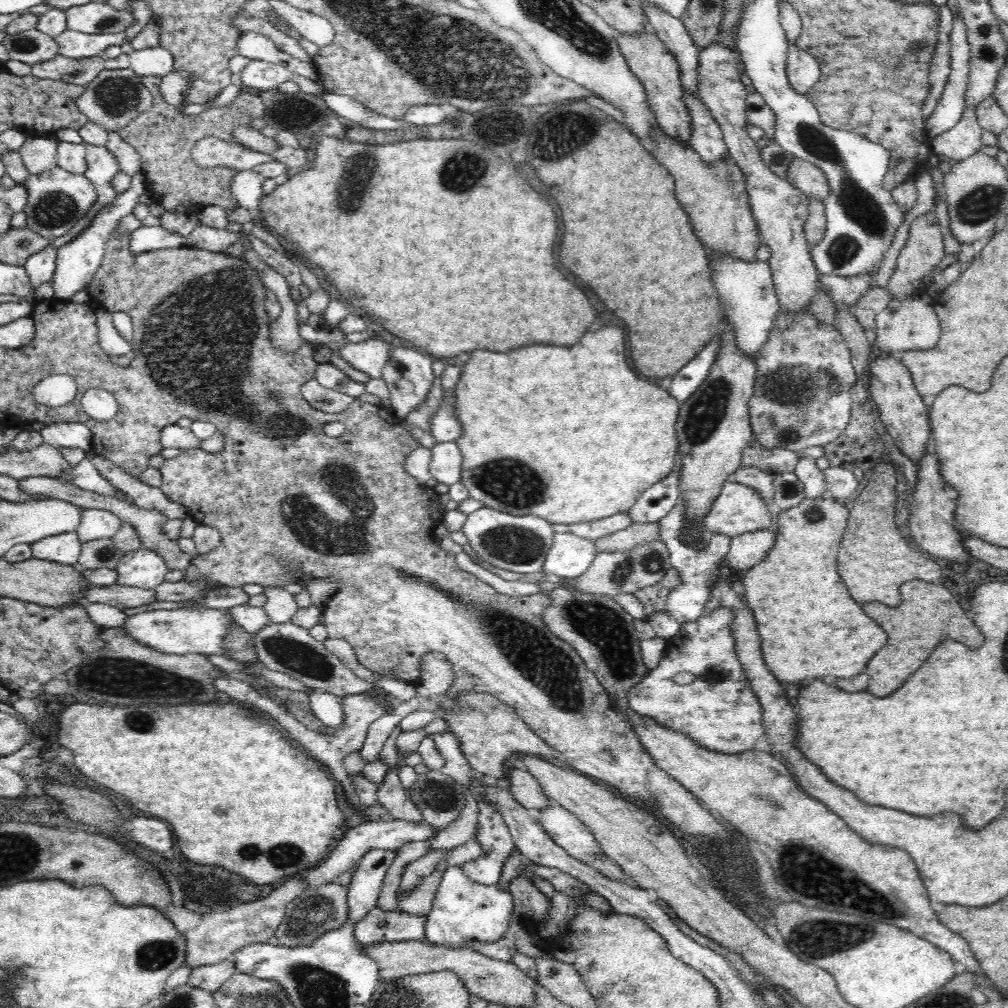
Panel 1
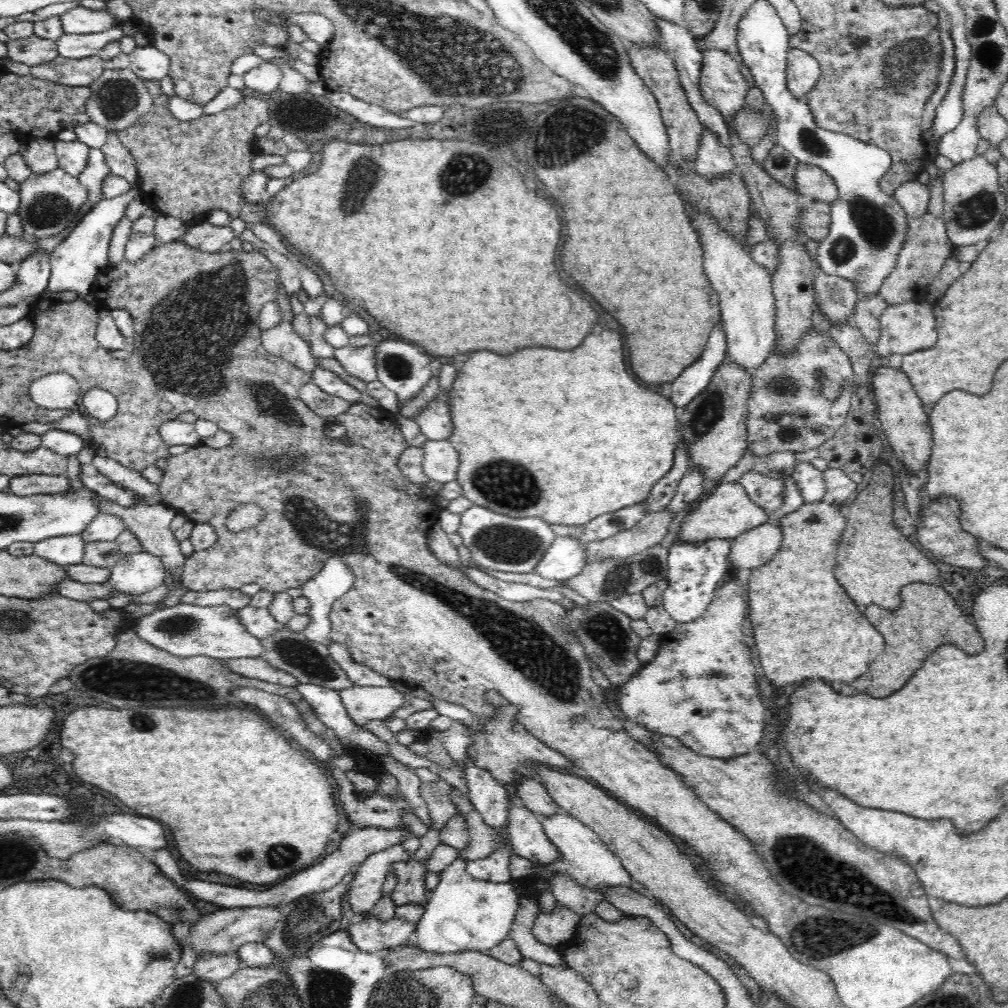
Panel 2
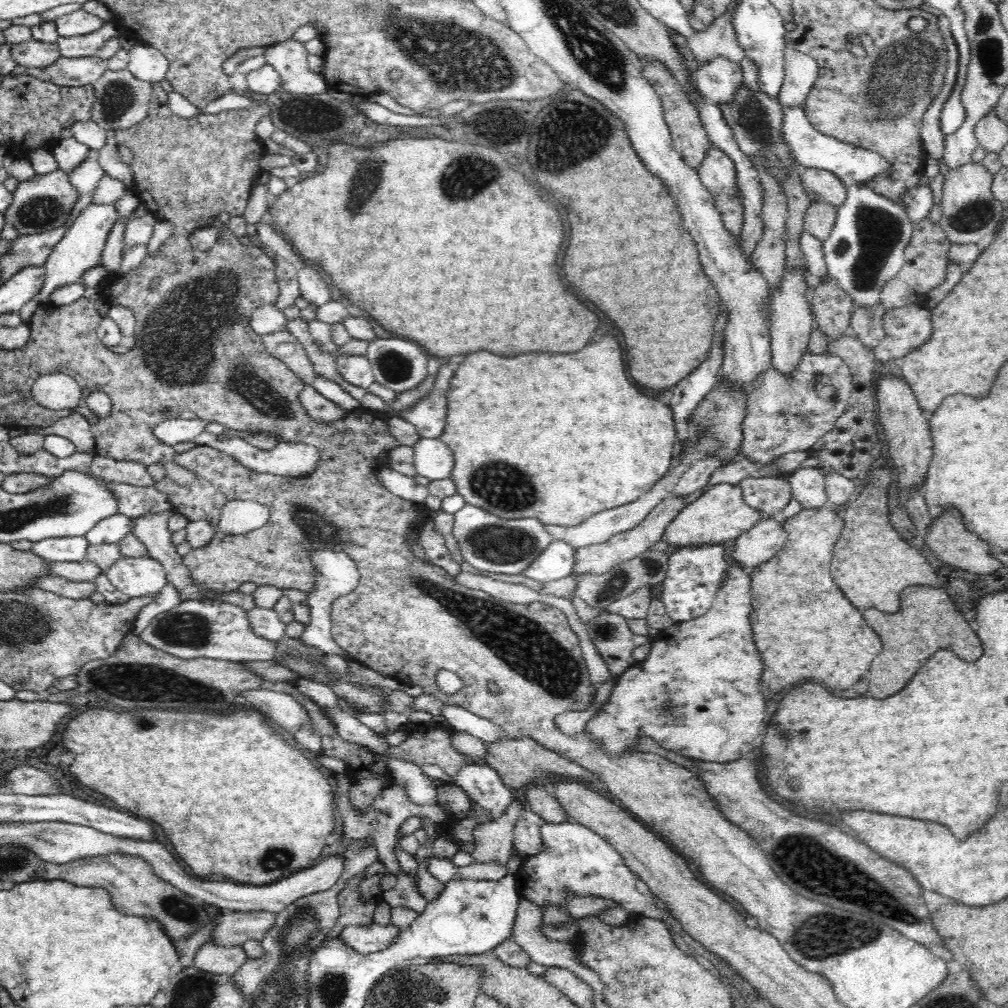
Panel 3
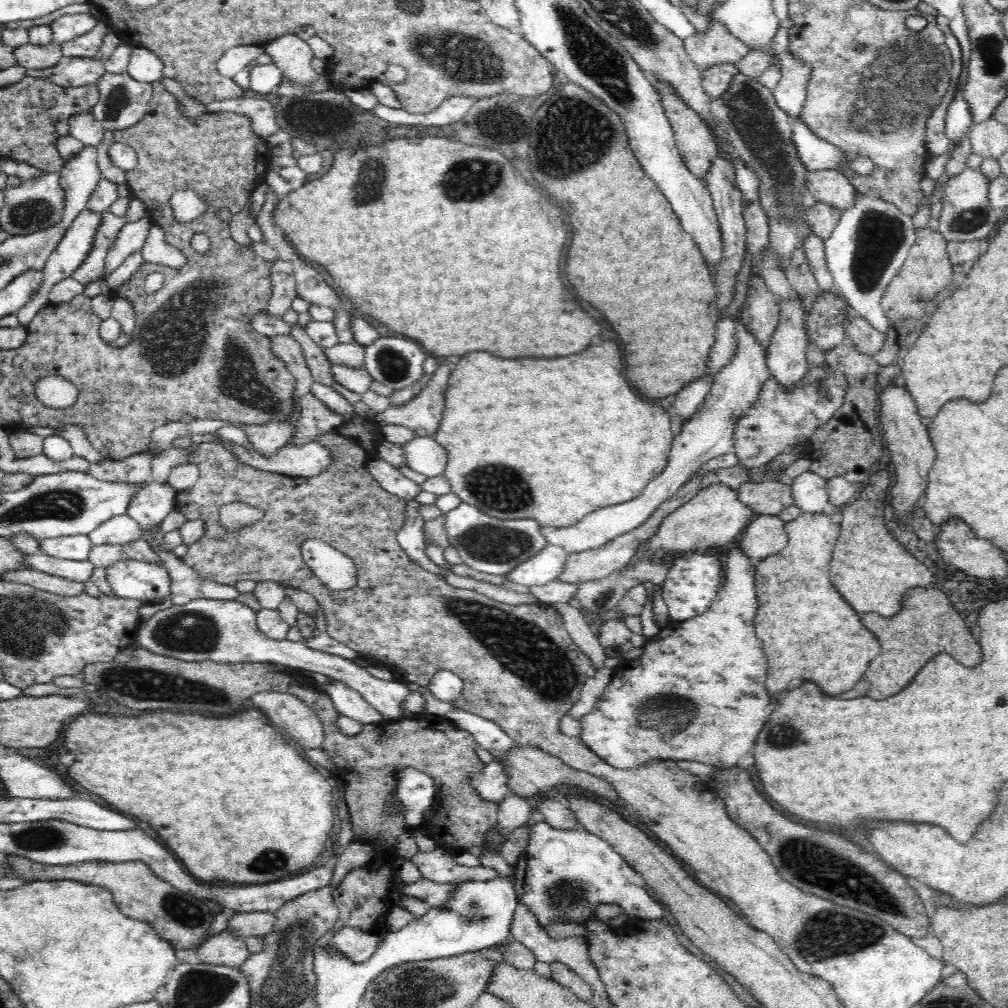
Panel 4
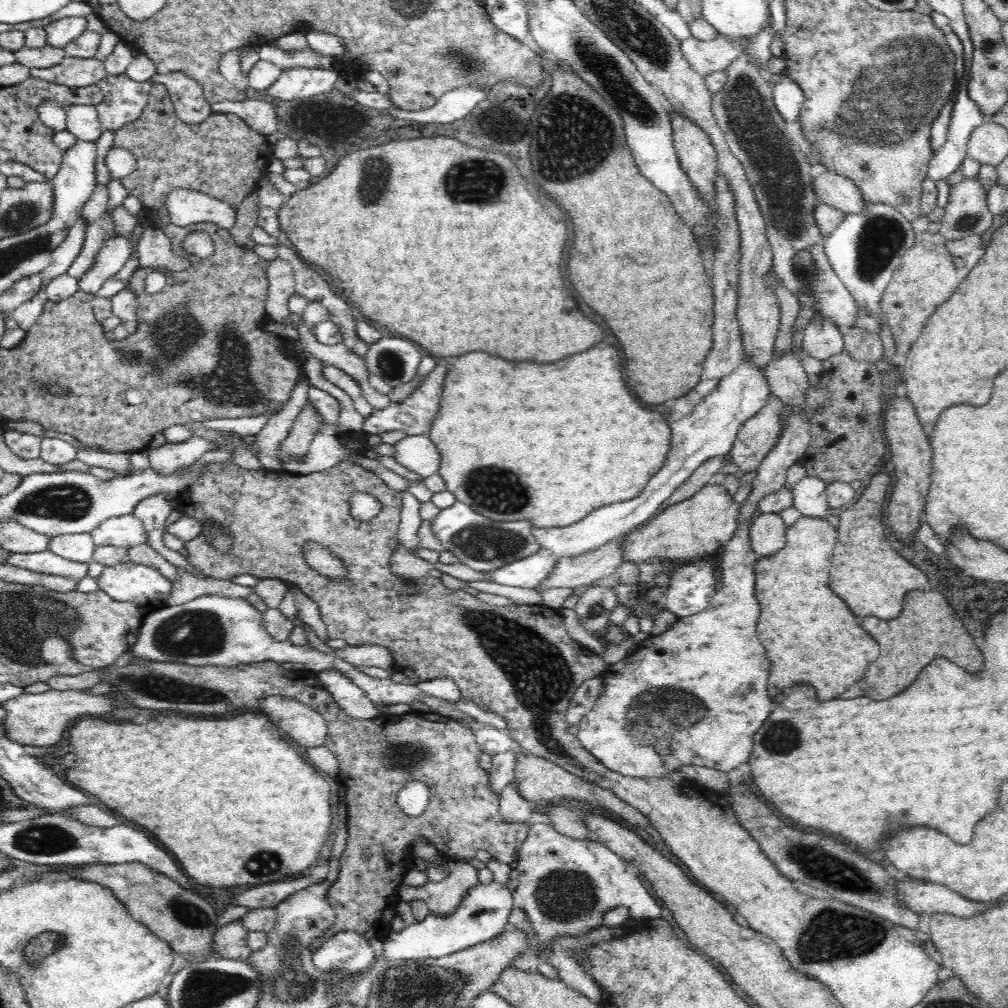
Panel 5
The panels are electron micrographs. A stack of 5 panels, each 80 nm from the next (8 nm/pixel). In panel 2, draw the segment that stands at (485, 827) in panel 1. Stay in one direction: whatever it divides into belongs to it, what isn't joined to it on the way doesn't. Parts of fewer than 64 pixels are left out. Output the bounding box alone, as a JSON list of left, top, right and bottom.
[464,764,513,882]

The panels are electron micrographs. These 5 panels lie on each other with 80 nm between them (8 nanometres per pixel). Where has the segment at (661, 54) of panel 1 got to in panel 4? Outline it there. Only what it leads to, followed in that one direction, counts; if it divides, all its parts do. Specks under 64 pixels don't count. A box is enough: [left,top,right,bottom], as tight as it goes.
[651,79,719,181]

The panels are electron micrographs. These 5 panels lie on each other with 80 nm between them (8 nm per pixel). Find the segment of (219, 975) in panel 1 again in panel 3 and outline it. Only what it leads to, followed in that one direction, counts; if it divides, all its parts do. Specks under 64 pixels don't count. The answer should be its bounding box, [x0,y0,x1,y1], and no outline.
[193,940,246,975]

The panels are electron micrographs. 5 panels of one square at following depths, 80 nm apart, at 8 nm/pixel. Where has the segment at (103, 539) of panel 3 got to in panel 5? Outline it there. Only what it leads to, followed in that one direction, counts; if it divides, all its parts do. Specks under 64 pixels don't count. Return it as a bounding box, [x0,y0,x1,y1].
[91,514,148,549]

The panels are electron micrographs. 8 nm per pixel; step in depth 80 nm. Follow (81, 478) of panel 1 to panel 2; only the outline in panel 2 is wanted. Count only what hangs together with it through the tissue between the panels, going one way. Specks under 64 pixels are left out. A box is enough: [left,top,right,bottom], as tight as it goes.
[80,463,147,507]

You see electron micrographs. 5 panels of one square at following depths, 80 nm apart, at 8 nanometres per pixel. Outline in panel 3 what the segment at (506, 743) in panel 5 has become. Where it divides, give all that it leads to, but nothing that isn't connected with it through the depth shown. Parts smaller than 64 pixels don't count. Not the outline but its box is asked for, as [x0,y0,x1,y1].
[441,705,504,745]

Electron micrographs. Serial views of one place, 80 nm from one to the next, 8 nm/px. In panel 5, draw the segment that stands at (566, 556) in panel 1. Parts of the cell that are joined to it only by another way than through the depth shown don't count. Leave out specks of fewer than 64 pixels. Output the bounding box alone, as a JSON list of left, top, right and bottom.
[488,548,557,589]

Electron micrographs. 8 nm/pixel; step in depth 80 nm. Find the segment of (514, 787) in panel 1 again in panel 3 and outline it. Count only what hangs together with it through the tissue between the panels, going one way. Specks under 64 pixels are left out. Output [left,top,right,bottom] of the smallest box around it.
[525,784,568,824]

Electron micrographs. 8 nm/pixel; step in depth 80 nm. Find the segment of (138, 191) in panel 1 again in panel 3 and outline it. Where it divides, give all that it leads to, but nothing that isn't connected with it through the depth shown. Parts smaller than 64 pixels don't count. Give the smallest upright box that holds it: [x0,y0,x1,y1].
[19,202,120,324]

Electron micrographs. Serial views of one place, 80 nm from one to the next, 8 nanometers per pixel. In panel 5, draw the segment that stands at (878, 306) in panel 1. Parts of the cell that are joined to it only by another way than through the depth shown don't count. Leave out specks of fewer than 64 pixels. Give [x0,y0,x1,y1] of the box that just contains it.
[843,326,884,364]

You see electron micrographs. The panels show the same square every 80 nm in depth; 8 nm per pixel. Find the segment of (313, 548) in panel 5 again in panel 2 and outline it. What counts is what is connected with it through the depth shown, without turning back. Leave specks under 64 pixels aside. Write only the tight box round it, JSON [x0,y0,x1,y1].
[301,557,354,647]

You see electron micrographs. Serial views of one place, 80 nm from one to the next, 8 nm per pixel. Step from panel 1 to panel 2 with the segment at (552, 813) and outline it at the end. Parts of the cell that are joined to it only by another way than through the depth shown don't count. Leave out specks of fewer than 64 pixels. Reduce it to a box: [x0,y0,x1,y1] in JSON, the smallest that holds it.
[517,814,631,896]

